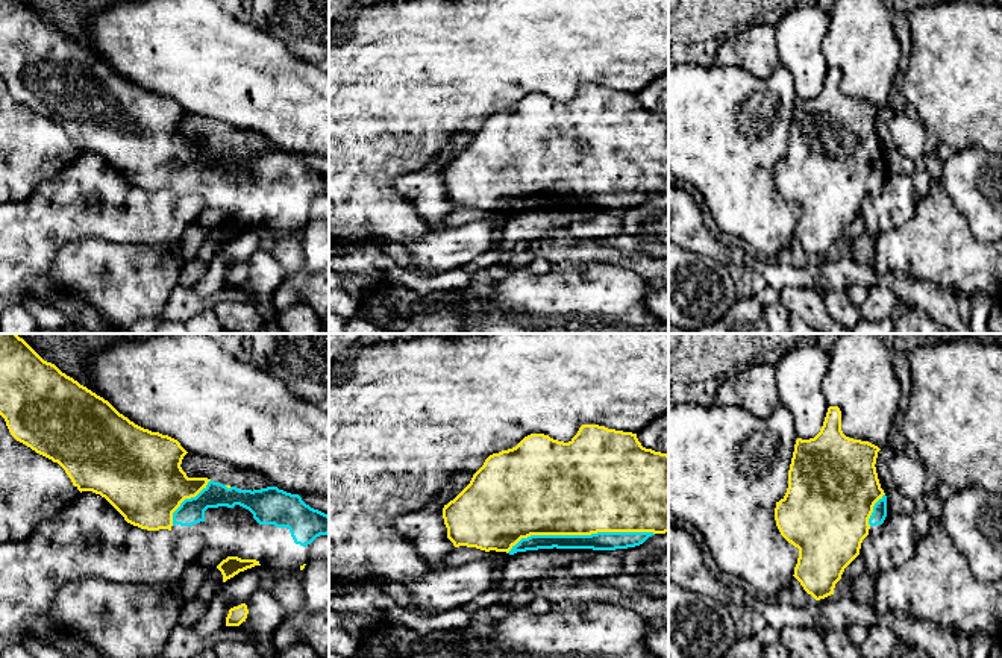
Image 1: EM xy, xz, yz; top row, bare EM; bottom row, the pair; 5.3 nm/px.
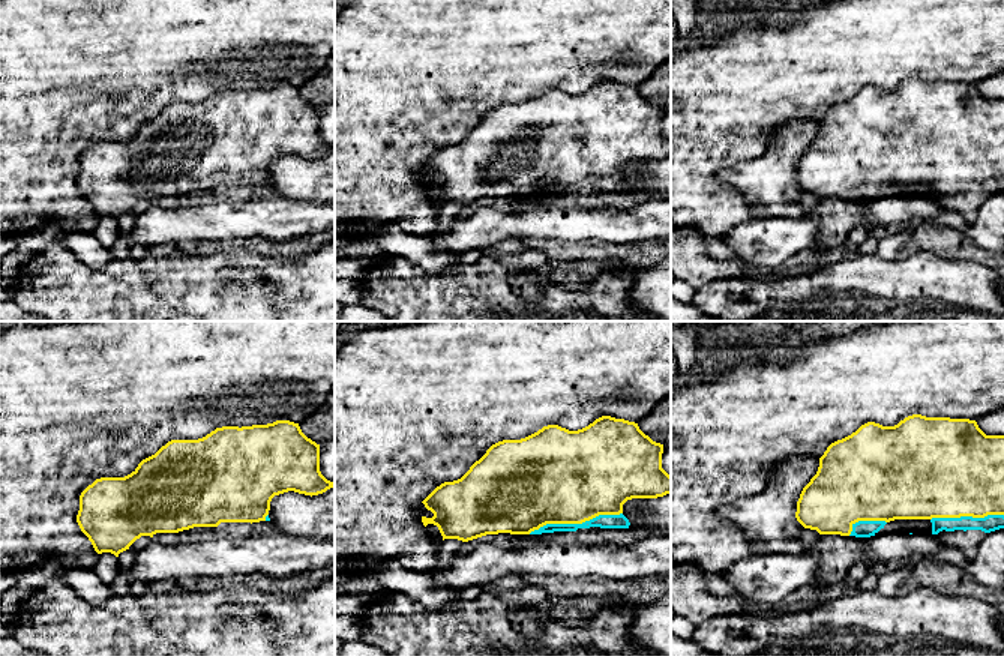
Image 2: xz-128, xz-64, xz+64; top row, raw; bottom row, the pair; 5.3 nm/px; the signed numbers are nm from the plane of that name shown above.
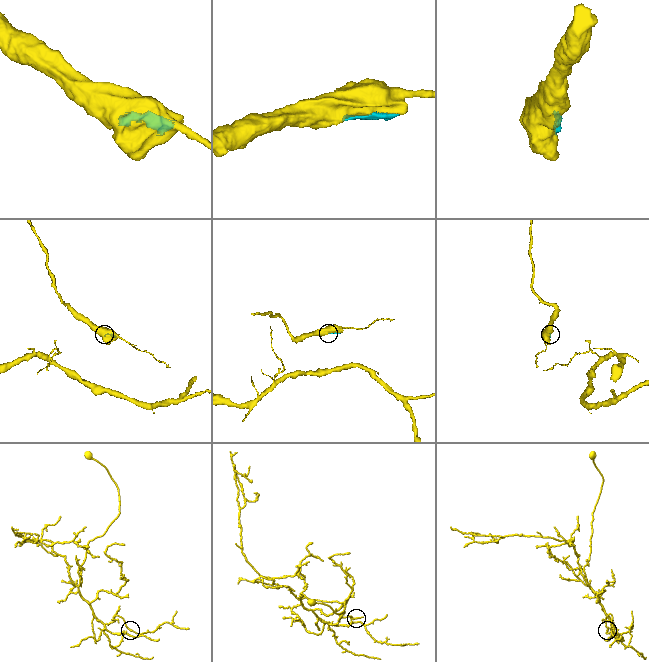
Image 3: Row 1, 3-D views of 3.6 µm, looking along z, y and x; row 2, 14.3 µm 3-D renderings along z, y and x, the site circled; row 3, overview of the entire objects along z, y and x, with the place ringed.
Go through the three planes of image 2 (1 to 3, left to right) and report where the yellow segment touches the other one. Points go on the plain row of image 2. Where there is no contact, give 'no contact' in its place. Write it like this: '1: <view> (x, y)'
1: xz-128 (266, 180)
2: xz-64 (575, 188)
3: xz+64 (967, 180)

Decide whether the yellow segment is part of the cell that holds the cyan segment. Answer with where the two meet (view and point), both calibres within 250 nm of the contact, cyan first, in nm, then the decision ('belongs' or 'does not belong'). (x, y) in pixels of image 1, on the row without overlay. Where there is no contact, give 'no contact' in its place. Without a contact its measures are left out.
contact xz (579, 196); calibres 100 and 500 nm; belongs

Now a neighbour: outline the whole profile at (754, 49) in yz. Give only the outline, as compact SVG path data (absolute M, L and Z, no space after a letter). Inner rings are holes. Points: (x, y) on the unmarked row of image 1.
M773 24L738 30L717 49L715 65L740 67L755 77L767 77L779 64Z

